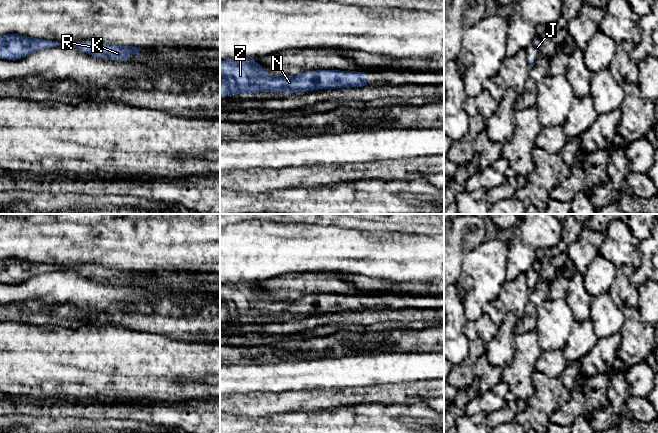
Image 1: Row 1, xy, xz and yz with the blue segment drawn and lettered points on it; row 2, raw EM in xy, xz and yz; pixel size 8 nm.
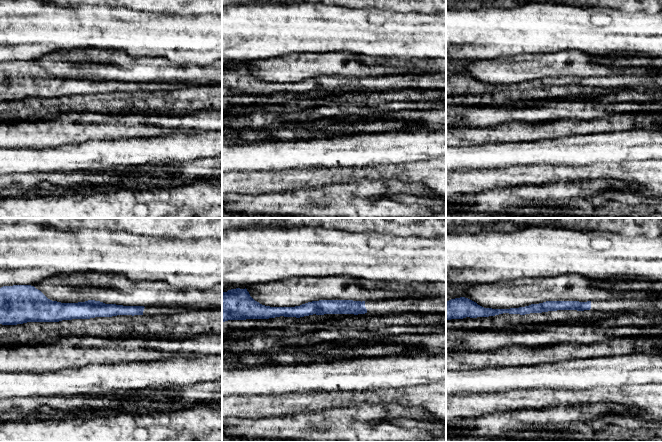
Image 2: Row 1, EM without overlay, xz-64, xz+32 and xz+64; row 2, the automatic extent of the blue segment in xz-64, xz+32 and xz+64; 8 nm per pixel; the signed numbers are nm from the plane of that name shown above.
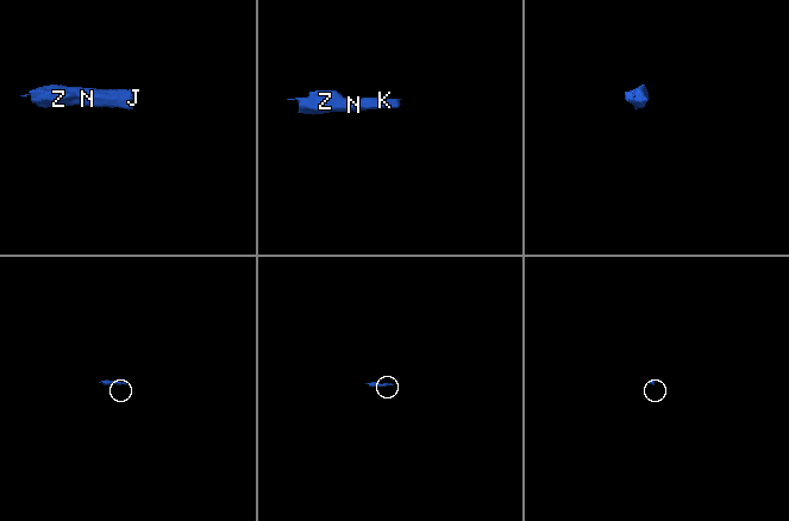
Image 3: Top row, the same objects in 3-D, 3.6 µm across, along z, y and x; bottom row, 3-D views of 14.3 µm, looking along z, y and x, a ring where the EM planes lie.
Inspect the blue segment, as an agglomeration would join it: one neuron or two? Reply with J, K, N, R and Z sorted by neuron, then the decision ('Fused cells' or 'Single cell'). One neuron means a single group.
Groups: J K N R Z. Single cell

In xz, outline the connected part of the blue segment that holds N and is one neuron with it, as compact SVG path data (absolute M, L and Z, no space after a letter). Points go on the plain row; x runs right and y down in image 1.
M254 282L220 284L220 322L229 318L295 317L366 309L365 296L316 294L297 300L270 300Z

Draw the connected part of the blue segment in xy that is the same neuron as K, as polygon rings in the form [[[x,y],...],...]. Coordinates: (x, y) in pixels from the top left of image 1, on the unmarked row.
[[[17,258],[0,259],[0,282],[17,284],[39,274],[58,270],[71,270],[83,277],[91,278],[96,282],[111,282],[127,285],[130,279],[137,278],[137,283],[142,285],[139,276],[142,271],[119,270],[105,268],[98,265],[83,265],[78,267],[57,267],[41,262],[20,260]]]

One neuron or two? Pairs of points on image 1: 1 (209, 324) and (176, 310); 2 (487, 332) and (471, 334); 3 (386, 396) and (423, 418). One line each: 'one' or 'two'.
1: one
2: one
3: two

